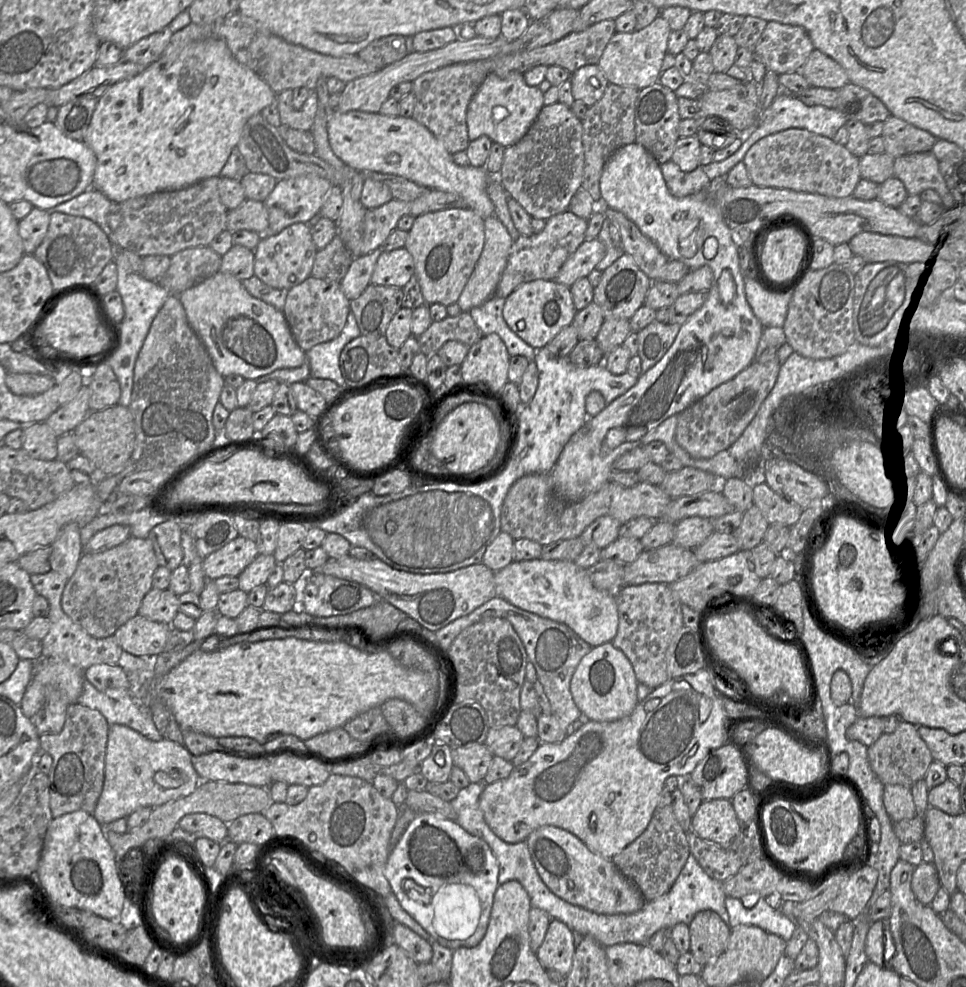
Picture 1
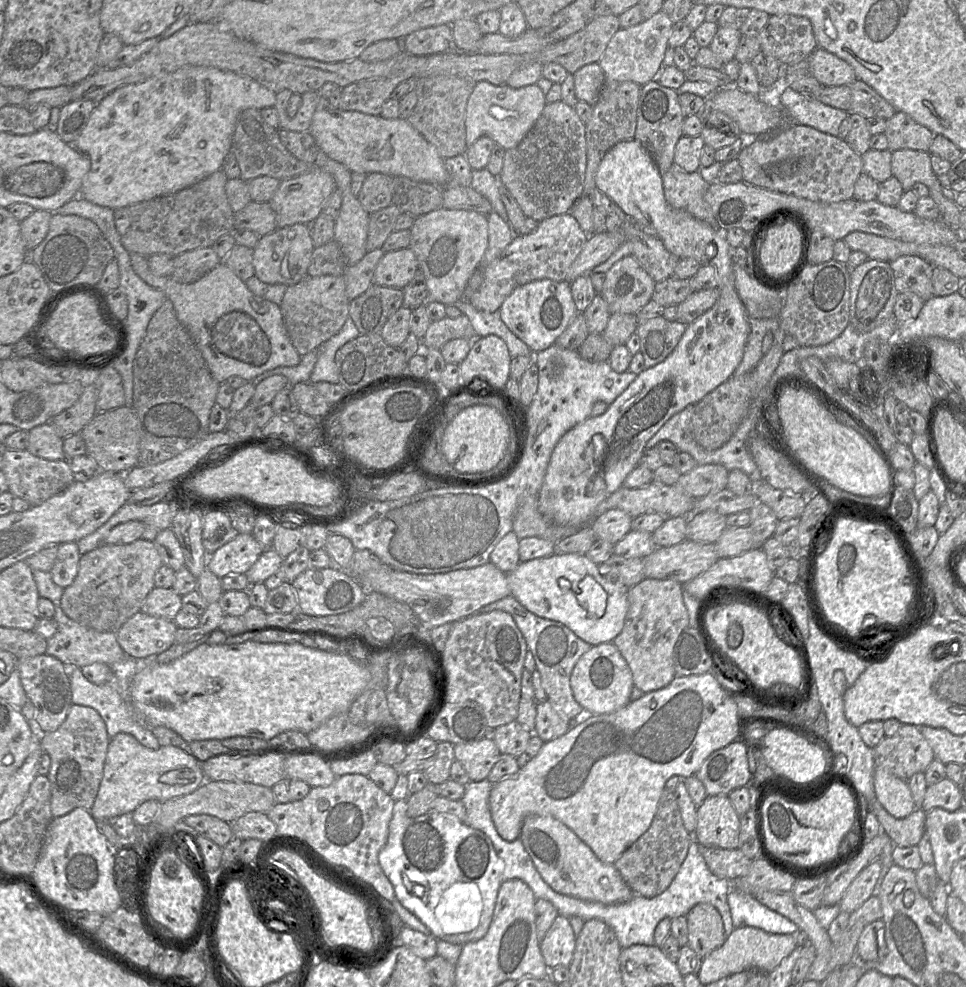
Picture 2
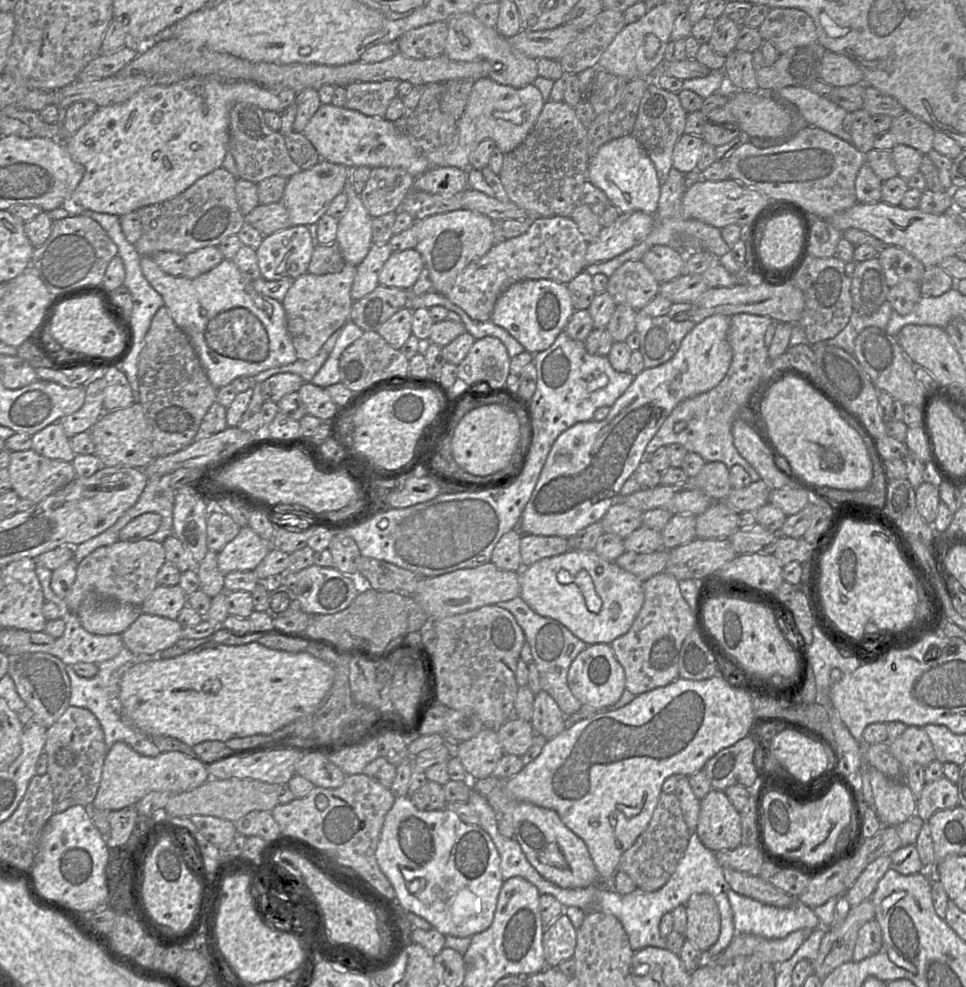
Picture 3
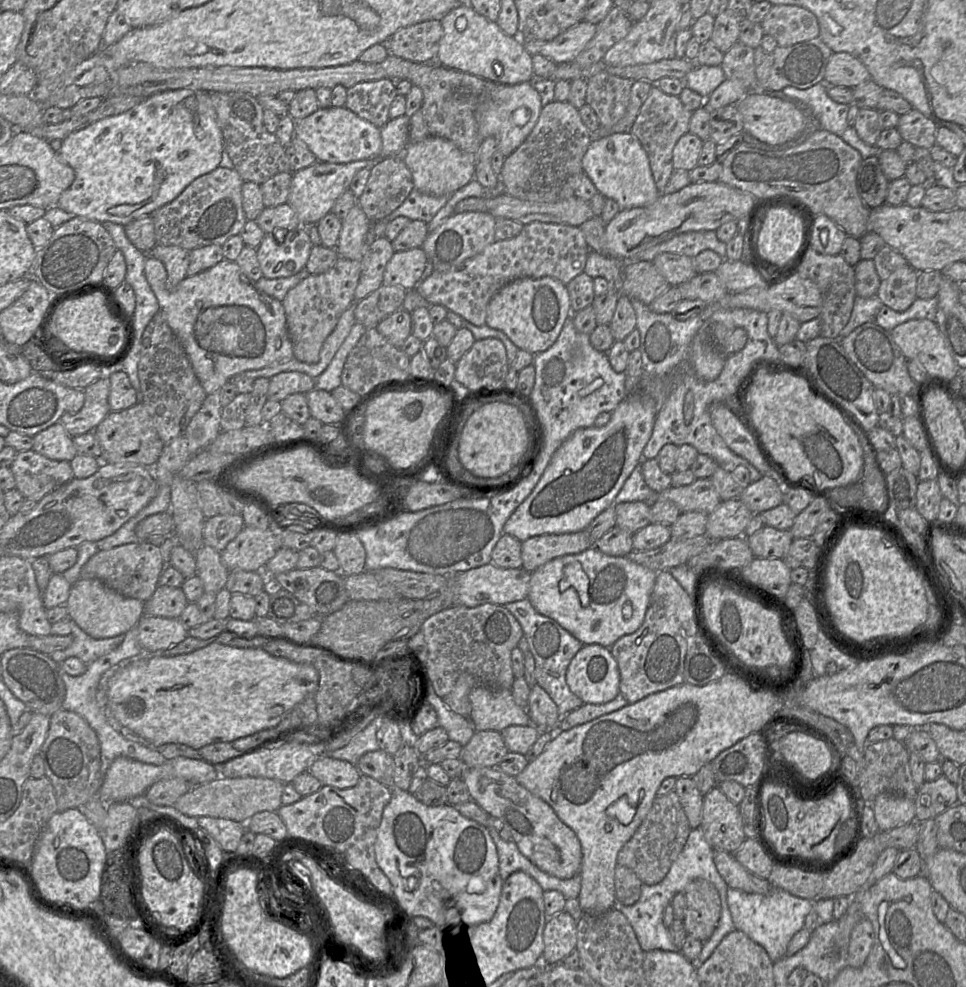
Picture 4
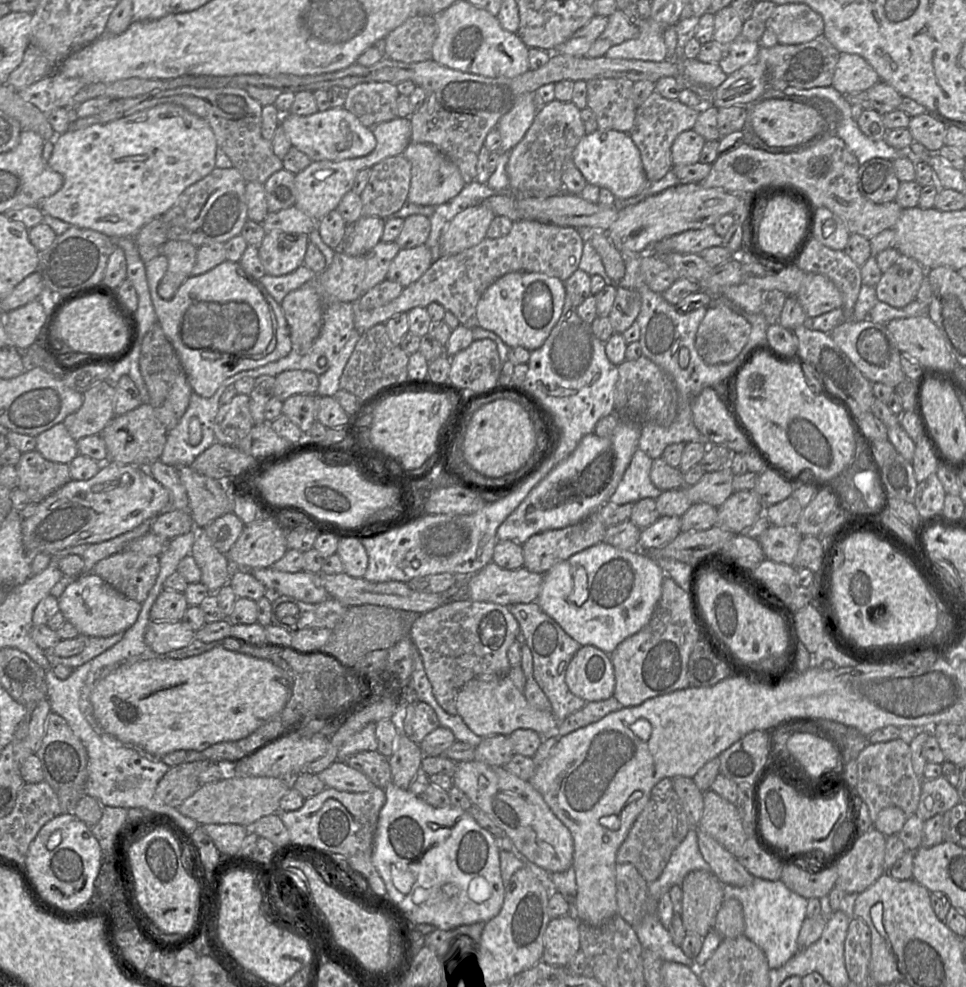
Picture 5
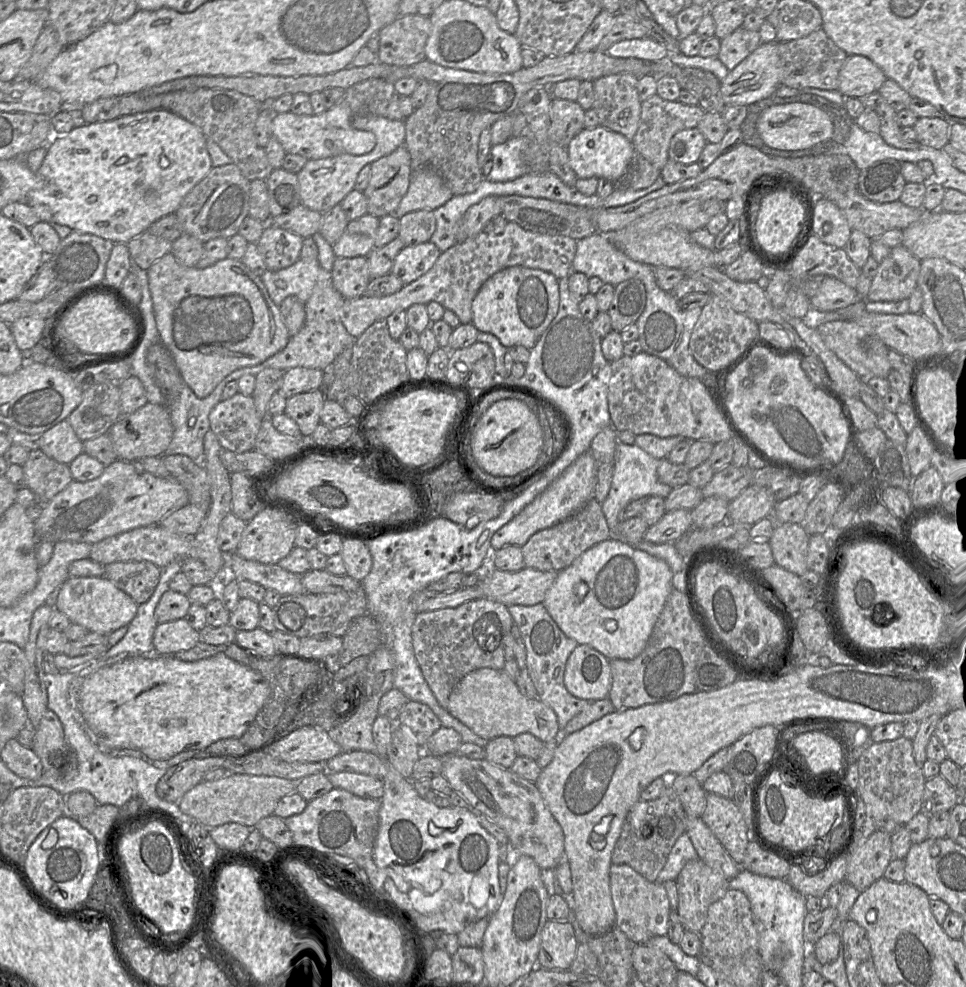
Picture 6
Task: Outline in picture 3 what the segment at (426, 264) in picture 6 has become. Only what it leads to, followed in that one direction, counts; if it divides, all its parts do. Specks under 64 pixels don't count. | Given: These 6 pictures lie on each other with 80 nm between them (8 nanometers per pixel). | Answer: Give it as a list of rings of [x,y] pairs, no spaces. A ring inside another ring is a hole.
[[[416,249],[392,252],[378,276],[382,286],[409,290],[418,279],[424,261]]]

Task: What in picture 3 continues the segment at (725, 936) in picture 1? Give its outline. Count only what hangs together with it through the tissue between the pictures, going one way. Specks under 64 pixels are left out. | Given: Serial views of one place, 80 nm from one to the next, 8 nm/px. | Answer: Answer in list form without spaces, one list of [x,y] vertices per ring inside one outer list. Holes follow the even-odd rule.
[[[695,893],[686,903],[687,926],[685,939],[700,951],[707,951],[720,934],[721,916],[718,904],[707,893]]]

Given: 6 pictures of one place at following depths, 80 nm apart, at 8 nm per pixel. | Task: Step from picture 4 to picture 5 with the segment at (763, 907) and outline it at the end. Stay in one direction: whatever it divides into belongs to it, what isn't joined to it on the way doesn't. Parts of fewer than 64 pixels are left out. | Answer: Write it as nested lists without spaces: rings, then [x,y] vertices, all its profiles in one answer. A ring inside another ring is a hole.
[[[754,878],[752,883],[745,887],[725,884],[724,899],[730,898],[735,898],[741,903],[745,921],[744,935],[764,952],[770,969],[777,969],[783,966],[800,950],[797,938],[802,923],[806,918],[808,899],[791,891],[780,879],[769,881],[761,878]]]

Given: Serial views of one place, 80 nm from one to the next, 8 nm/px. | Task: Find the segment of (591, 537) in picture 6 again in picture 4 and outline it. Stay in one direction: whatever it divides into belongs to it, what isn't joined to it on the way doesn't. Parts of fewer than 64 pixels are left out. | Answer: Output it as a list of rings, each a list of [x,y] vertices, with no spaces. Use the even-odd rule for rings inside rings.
[[[586,530],[534,536],[522,542],[522,568],[532,573],[557,557],[579,554],[593,546]]]

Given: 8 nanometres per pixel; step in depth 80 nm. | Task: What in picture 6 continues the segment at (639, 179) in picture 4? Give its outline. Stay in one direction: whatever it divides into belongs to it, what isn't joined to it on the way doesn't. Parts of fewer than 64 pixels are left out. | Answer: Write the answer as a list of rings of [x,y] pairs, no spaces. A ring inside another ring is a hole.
[[[602,126],[582,129],[567,146],[569,163],[579,178],[605,178],[613,183],[627,172],[635,155],[632,142],[620,133]]]

